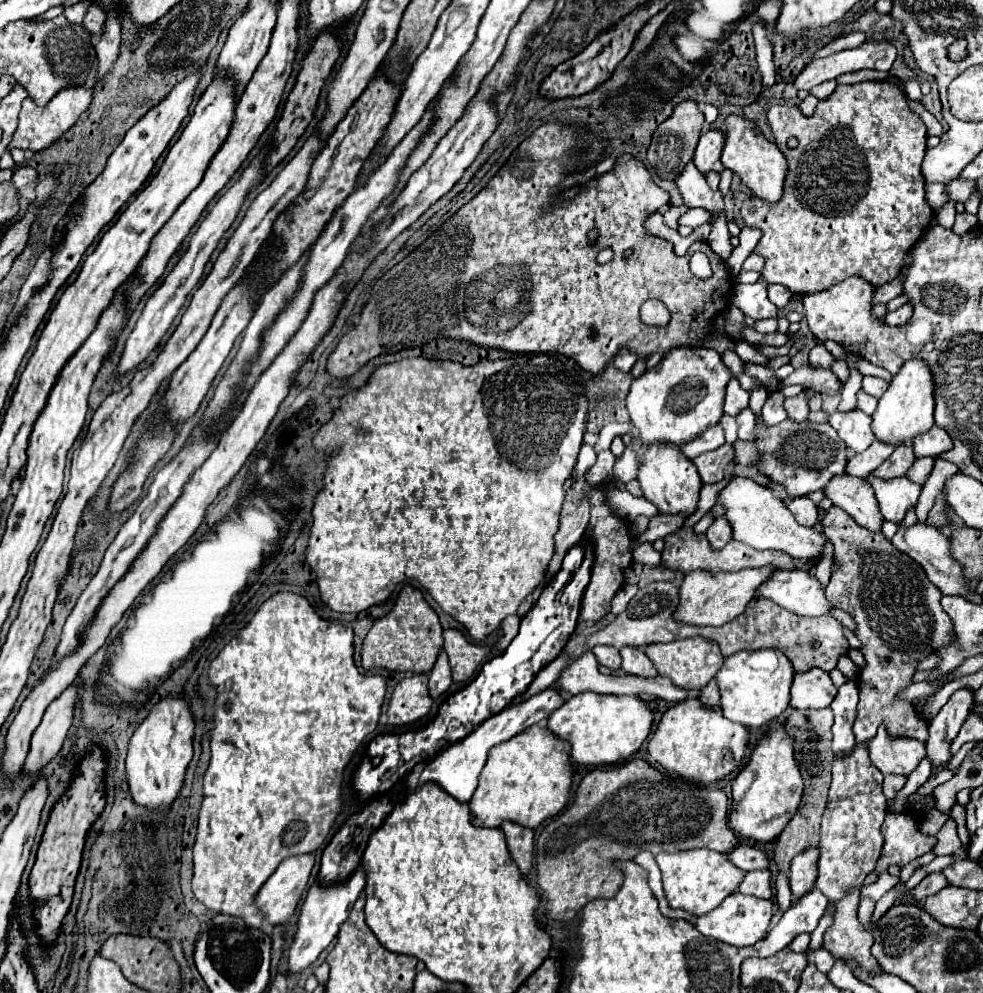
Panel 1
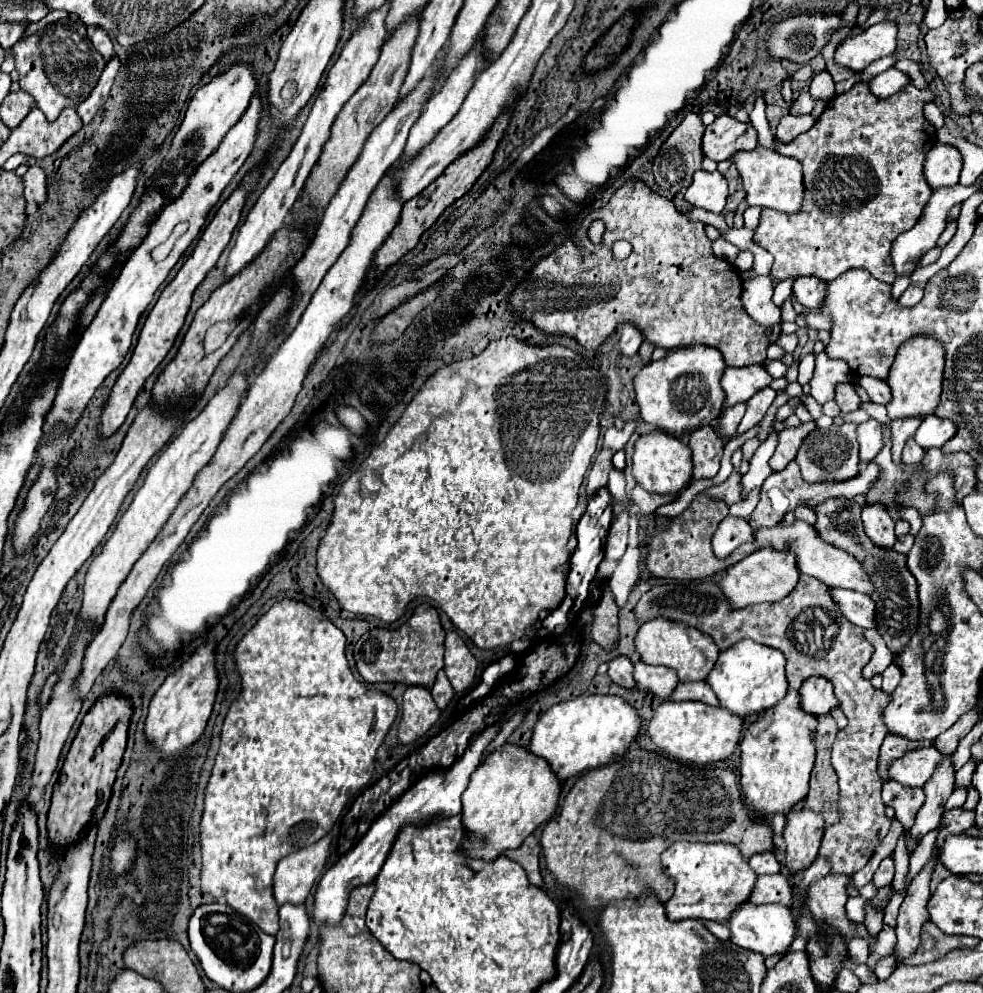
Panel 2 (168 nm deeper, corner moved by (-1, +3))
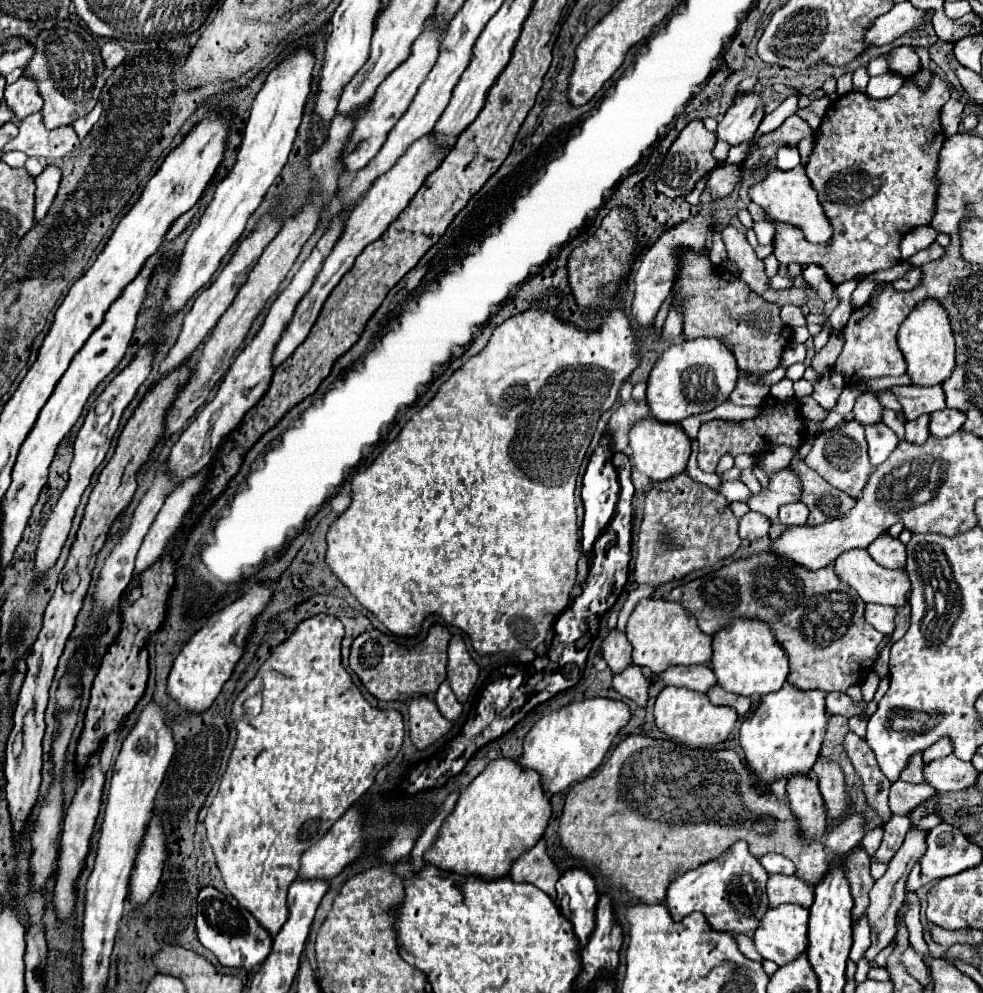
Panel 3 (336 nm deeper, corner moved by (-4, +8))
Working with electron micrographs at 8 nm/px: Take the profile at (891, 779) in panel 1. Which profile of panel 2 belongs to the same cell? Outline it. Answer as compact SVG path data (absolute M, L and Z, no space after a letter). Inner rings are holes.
M895 780L883 784L883 804L895 810L895 818L905 826L911 828L917 810L925 802L925 792L921 788L907 788Z

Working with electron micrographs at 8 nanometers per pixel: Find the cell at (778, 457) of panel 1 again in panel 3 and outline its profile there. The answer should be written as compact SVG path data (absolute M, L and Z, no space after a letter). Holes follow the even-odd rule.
M852 419L848 423L844 423L842 427L836 427L832 431L822 431L814 437L814 447L806 457L806 465L810 469L814 469L824 481L828 481L832 487L858 497L860 491L864 489L870 471L874 469L868 461L868 453L866 453L866 439L864 439L864 427L860 421Z

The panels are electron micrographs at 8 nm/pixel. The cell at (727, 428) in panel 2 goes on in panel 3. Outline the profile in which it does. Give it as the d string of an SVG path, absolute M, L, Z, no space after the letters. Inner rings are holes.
M742 375L738 379L738 385L732 391L732 395L730 395L728 401L734 403L734 405L760 405L768 397L768 393L770 393L770 387L756 385L754 377L750 379L750 375Z

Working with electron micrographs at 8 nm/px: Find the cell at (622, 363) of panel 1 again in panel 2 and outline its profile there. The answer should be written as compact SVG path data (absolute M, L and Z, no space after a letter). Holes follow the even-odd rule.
M625 322L623 324L623 330L621 330L621 338L619 338L619 348L625 356L635 356L641 342L643 342L643 334L637 326L633 326L631 322Z

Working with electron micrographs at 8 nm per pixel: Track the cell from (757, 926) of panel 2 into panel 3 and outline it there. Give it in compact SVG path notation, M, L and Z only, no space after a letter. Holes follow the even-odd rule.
M778 905L766 911L758 921L752 935L756 951L774 961L776 965L786 965L796 959L808 947L808 909L794 905Z

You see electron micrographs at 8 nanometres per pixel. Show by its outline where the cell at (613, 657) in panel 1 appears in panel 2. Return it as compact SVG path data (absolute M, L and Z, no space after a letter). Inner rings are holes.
M617 656L615 660L609 662L609 678L621 686L621 688L635 688L635 680L633 680L633 662L627 656Z

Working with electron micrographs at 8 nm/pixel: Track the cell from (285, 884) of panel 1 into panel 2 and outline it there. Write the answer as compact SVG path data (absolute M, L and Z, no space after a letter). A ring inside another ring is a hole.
M329 834L319 842L305 846L295 854L285 856L277 864L275 882L273 882L273 894L277 904L279 906L285 902L303 904L315 882L321 878L321 872L327 864L327 856L331 856Z

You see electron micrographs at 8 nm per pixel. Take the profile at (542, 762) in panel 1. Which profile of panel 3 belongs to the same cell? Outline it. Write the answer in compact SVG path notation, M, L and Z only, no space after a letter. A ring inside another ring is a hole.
M498 757L460 793L454 813L444 821L438 841L424 859L446 871L498 879L510 873L510 865L542 837L552 815L542 777L510 757Z

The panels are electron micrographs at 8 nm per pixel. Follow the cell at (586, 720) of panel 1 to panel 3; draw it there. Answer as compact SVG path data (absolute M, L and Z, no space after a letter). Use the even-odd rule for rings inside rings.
M592 697L574 701L558 711L540 717L524 737L524 753L520 765L536 769L542 775L542 785L550 795L564 791L574 781L588 777L602 761L616 735L628 725L632 713L624 701Z

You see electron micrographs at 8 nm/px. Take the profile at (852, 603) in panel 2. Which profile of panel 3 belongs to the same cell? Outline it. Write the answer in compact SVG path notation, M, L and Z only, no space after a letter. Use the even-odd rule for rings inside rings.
M866 603L866 609L864 609L864 617L866 621L878 629L880 633L884 635L892 635L894 631L894 607L890 605L874 605L874 603Z

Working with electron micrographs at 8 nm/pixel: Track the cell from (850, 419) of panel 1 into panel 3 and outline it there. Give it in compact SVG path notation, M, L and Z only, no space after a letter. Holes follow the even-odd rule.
M872 423L866 425L866 441L868 441L868 455L870 455L870 463L876 467L880 465L898 445L898 437L896 433L884 425L884 423Z

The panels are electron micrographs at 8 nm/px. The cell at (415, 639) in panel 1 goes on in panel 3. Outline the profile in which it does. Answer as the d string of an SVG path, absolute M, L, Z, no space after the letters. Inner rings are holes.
M434 623L420 645L406 647L388 639L382 631L372 629L354 639L350 649L350 667L364 687L382 701L408 701L414 695L434 695L446 679L446 651L450 637L452 635L444 625Z

